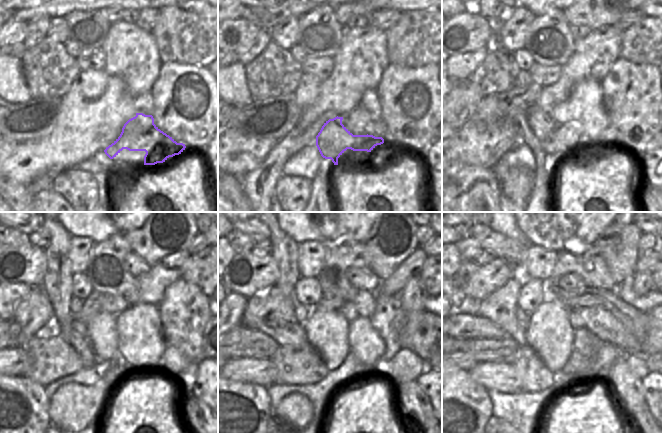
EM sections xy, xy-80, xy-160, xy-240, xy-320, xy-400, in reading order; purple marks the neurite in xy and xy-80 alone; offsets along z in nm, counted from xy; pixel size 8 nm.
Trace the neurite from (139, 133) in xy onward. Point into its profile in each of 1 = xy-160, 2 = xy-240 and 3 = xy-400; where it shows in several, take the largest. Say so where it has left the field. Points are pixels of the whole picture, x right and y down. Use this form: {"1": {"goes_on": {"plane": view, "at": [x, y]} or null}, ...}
{"1": {"goes_on": {"plane": "xy-160", "at": [541, 123]}}, "2": {"goes_on": {"plane": "xy-240", "at": [75, 334]}}, "3": {"goes_on": {"plane": "xy-400", "at": [462, 326]}}}

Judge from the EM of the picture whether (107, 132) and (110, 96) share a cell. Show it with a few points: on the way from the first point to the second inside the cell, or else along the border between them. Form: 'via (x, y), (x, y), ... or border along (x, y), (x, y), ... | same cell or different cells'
via (107, 123), (107, 105) | same cell

